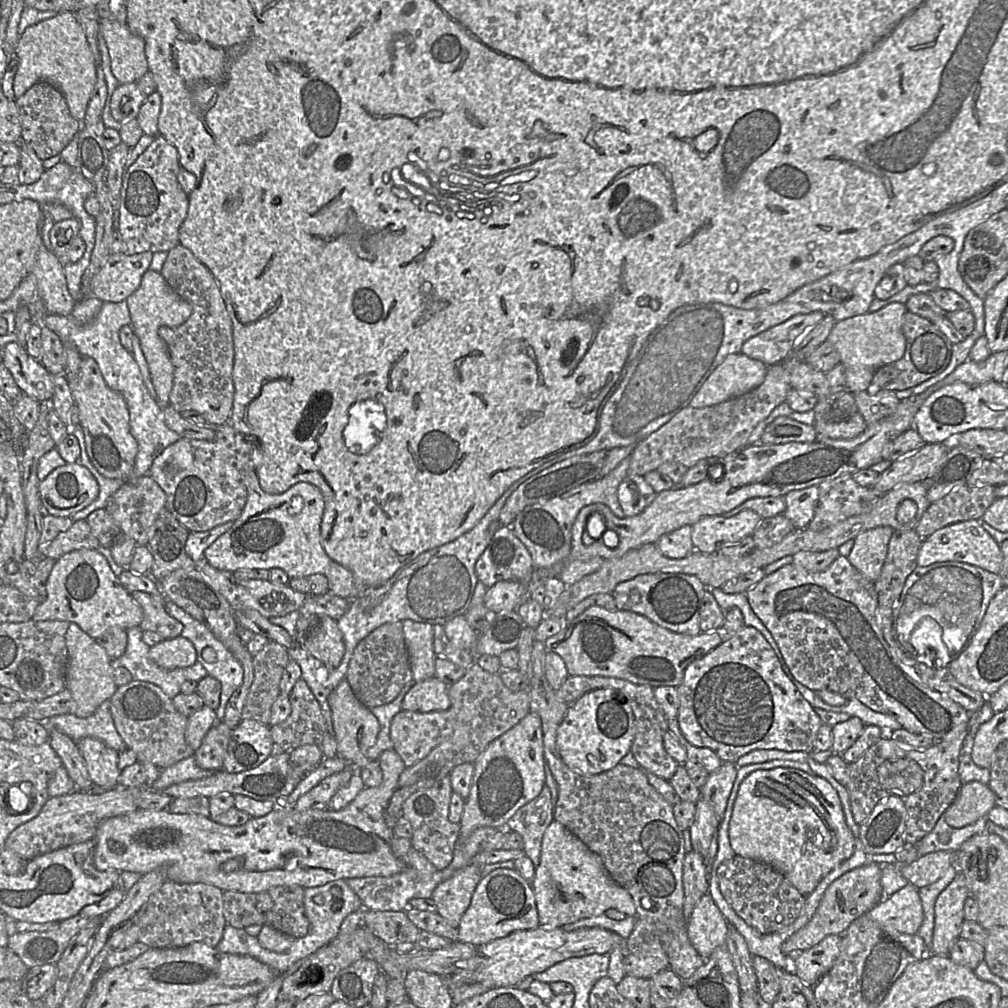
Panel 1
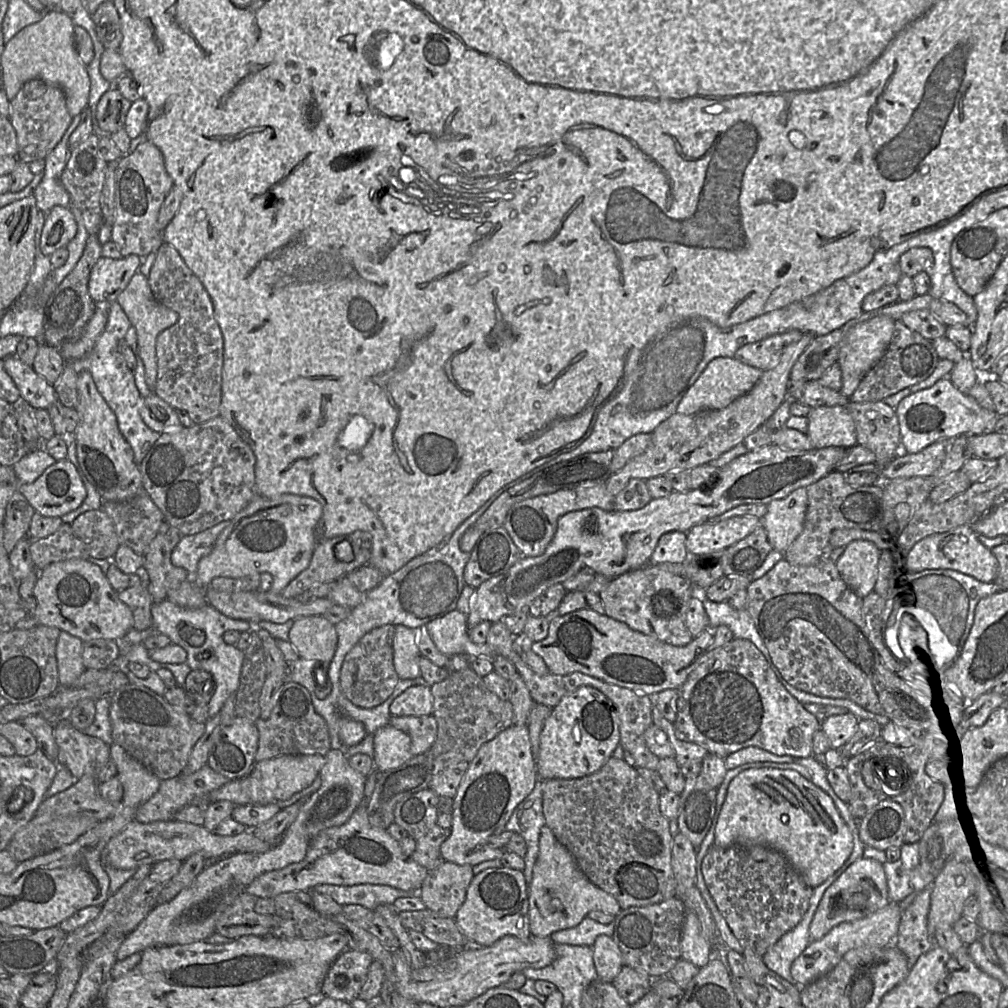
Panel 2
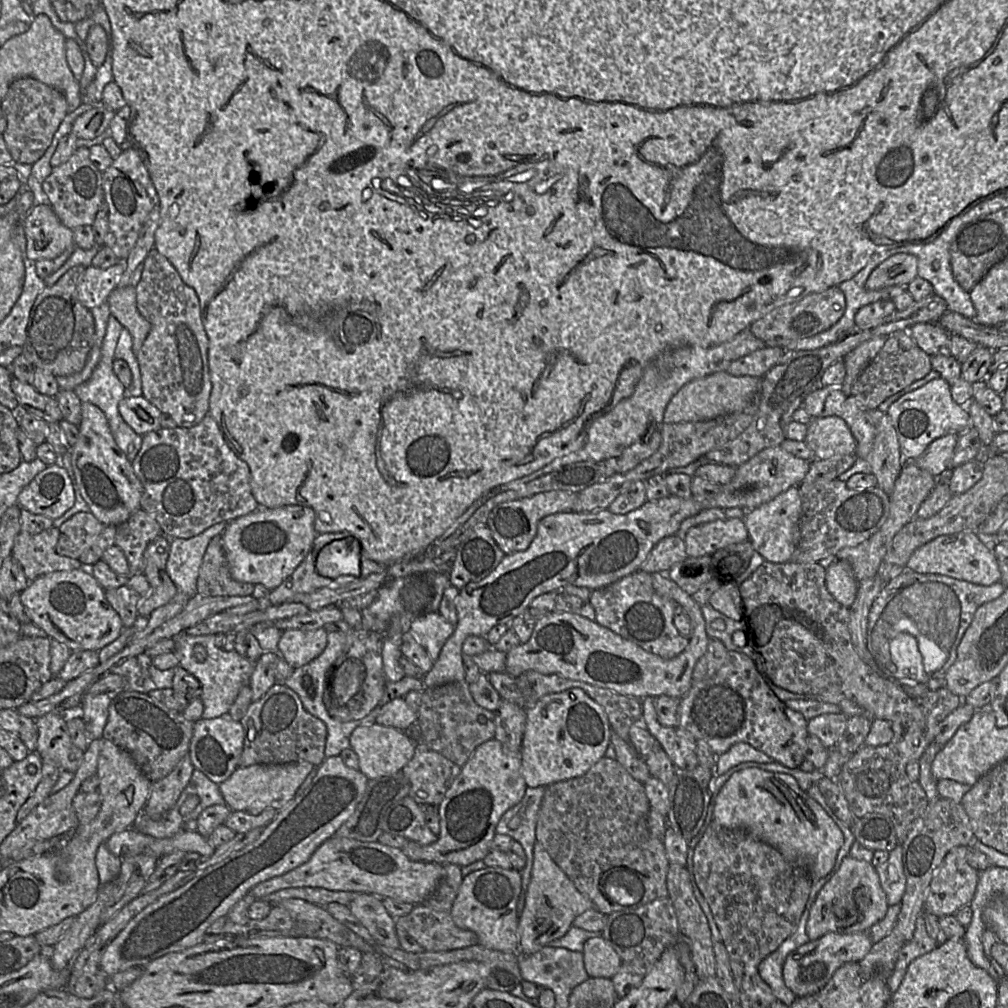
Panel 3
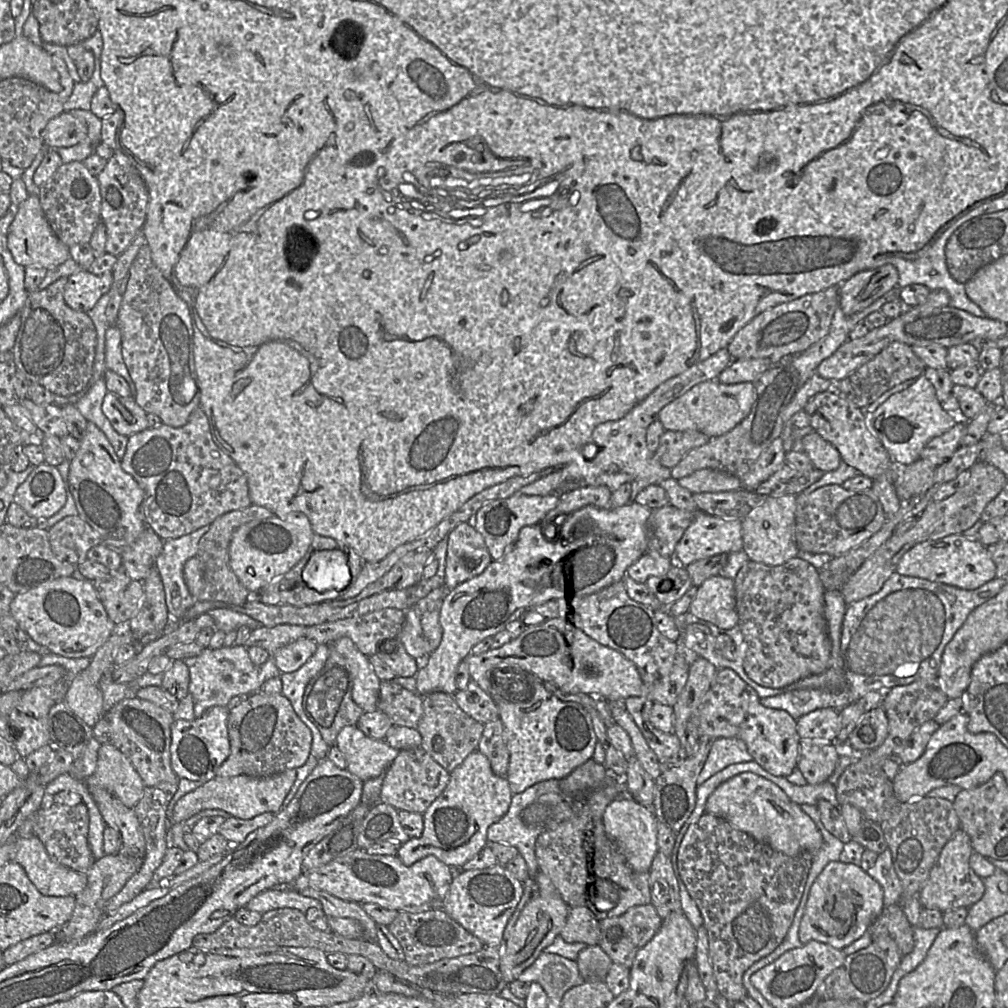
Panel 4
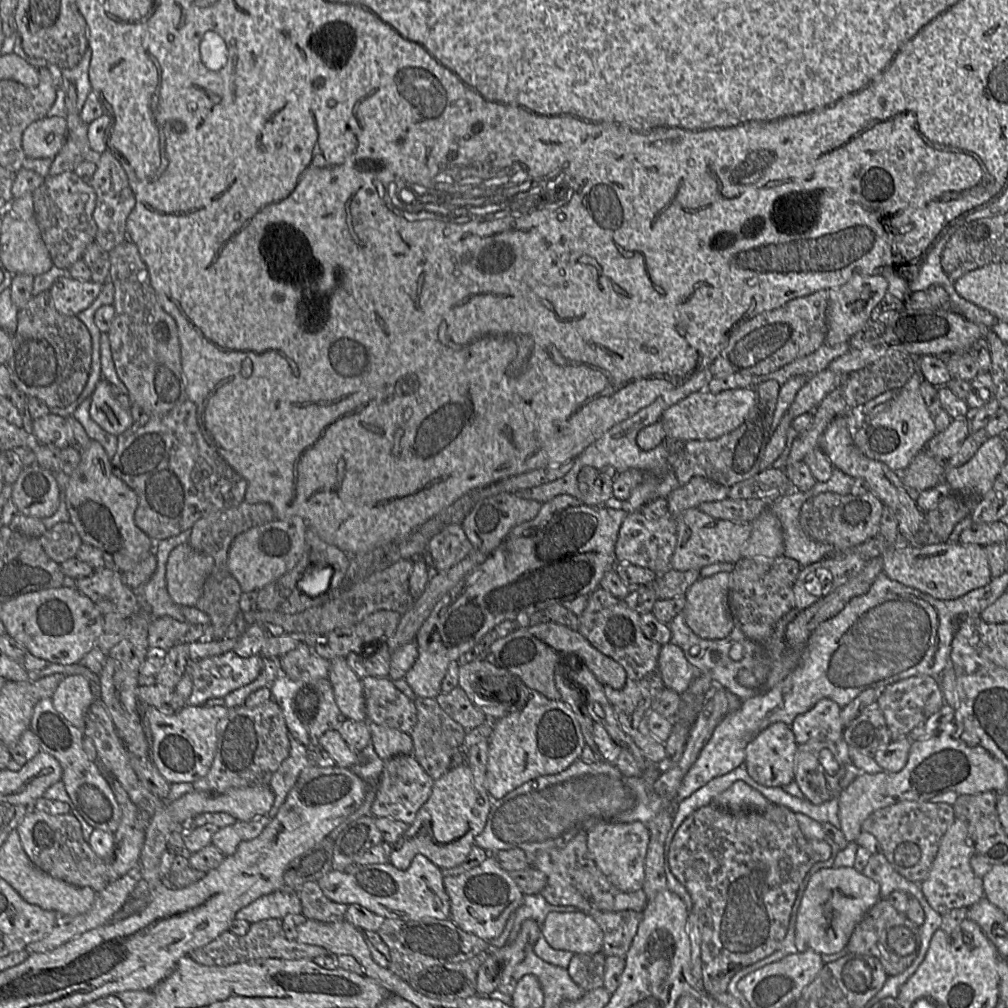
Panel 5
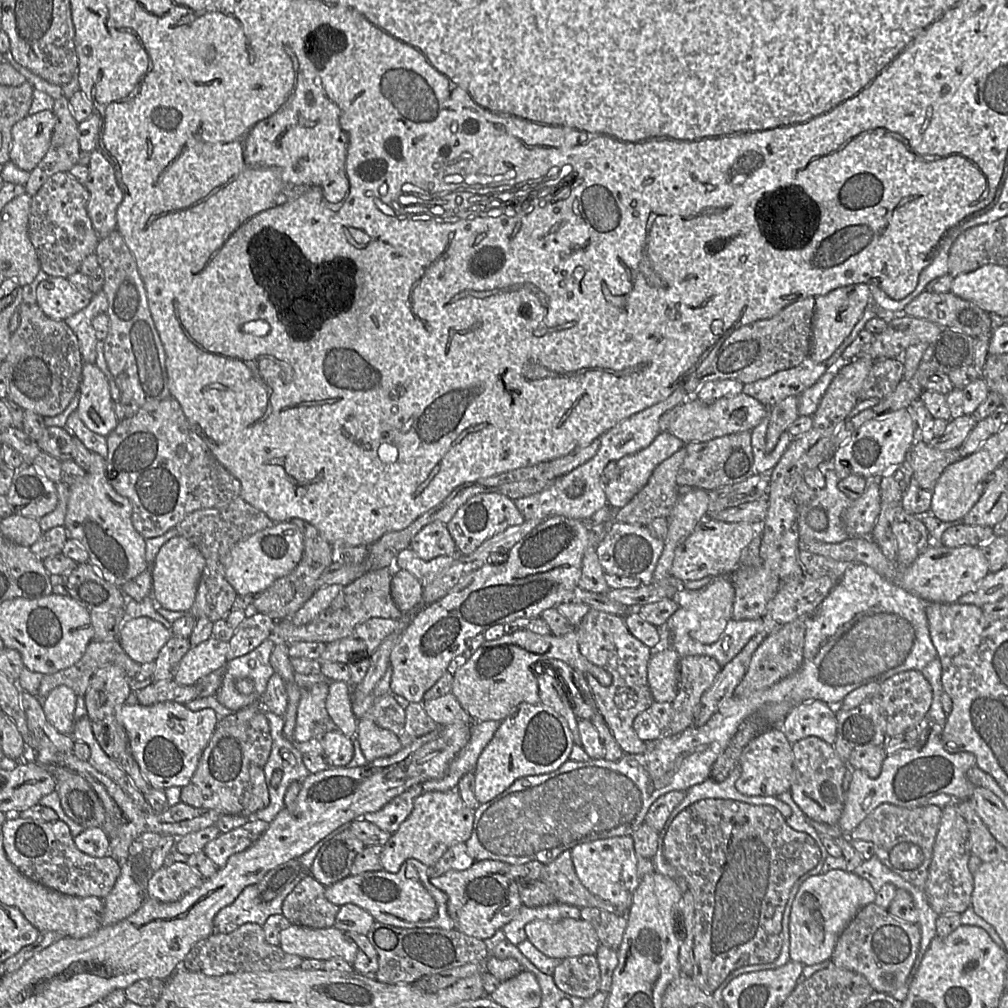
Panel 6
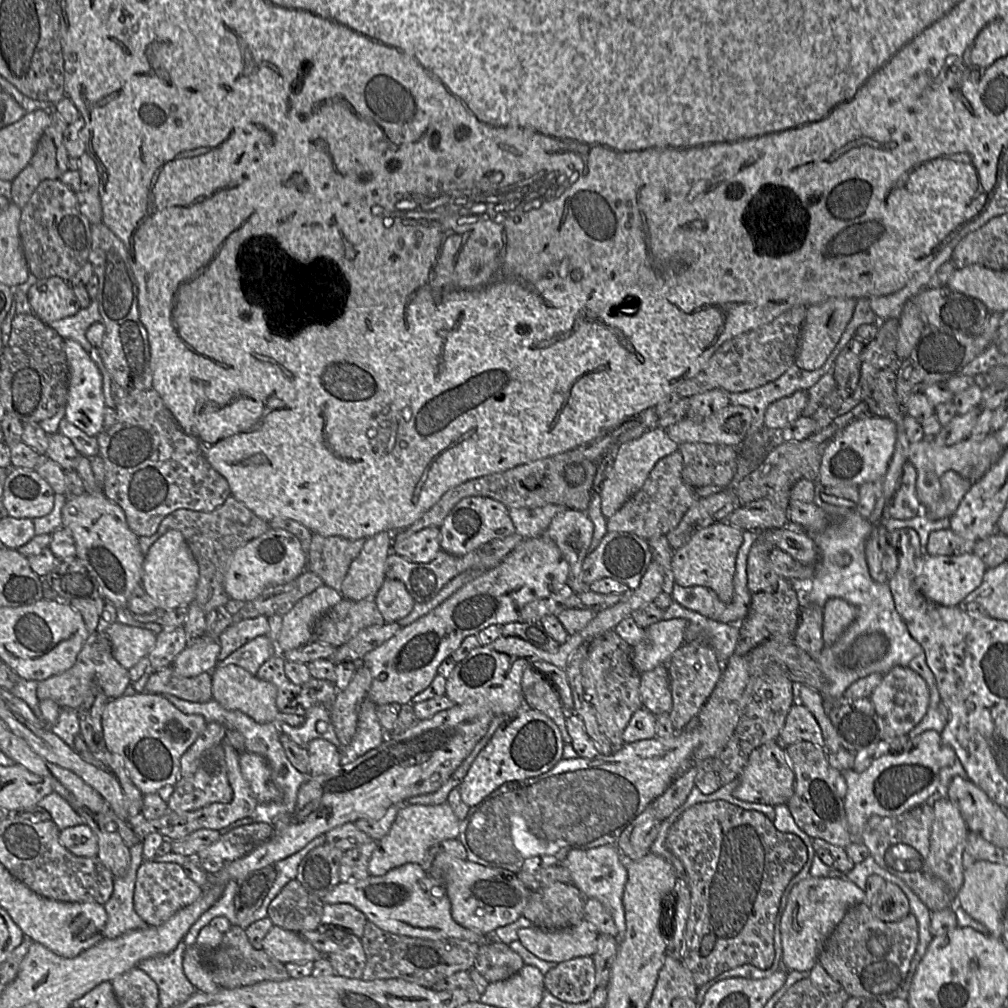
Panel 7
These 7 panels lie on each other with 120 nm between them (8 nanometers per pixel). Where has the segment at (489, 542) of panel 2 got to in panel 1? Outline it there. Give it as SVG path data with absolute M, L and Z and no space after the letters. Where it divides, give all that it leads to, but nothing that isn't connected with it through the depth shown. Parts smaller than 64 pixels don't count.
M501 526L478 558L475 572L478 580L488 588L499 581L529 584L535 566L526 546L510 526Z

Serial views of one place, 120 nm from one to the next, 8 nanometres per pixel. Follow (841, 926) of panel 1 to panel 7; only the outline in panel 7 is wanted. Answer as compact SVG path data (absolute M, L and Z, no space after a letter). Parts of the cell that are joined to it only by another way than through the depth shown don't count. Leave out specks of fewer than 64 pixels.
M808 876L796 884L789 893L780 921L783 964L787 969L810 971L818 962L827 939L847 911L863 903L864 898L864 890L843 877Z

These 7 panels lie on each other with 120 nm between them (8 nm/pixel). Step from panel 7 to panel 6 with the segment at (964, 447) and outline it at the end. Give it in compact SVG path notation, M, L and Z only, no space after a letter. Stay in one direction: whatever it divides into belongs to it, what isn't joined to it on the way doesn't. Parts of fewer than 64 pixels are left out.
M918 437L910 449L913 478L920 488L932 492L945 468L962 458L958 449L940 451L929 445L927 437Z

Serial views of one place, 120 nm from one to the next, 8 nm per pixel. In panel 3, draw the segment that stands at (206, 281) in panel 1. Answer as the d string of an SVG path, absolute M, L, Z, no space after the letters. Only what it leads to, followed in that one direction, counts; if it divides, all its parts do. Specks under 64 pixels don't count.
M155 248L149 251L143 261L143 272L135 289L137 309L151 324L141 349L136 353L142 381L142 396L163 414L169 415L178 427L193 427L209 413L212 390L208 365L209 341L202 321L199 298L195 290L184 283L170 261Z

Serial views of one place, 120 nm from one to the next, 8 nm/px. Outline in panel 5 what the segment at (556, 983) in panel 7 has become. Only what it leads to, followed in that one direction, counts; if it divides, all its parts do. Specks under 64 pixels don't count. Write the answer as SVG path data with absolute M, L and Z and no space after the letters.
M600 952L594 954L574 954L566 968L571 979L584 991L604 985L605 956Z

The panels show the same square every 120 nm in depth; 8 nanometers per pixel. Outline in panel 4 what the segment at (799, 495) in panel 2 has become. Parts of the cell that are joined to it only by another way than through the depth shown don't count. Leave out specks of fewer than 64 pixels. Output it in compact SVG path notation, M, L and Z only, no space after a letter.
M797 495L768 497L743 518L742 550L747 554L750 561L776 566L797 557L799 550L795 540L796 509Z

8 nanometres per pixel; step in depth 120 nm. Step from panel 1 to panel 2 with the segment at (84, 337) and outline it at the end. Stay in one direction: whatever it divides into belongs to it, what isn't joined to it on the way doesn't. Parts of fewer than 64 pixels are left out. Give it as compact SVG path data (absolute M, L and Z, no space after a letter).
M116 301L109 308L107 324L98 338L94 348L84 357L71 362L77 372L88 371L91 373L99 393L103 396L109 407L116 415L121 434L131 445L134 452L134 461L139 465L161 433L150 429L140 415L143 397L136 384L134 371L127 367L126 362L119 352L119 341L124 338L131 323Z

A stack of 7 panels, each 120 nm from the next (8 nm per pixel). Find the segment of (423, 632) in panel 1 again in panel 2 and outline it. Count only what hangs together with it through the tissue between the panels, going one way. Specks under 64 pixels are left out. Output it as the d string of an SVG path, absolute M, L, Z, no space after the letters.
M397 625L395 629L393 663L399 679L420 678L421 671L418 664L421 656L418 647L420 630L404 625Z

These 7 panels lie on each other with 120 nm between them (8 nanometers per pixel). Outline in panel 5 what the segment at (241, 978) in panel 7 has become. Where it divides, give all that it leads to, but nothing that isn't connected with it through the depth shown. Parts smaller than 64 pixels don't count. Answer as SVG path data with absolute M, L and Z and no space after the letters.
M270 918L251 924L248 932L242 936L235 935L229 930L224 931L208 944L191 951L188 956L204 966L227 966L267 958L286 960L314 959L319 955L328 954L327 949L321 946L304 944L295 939L288 939L282 929L281 920Z

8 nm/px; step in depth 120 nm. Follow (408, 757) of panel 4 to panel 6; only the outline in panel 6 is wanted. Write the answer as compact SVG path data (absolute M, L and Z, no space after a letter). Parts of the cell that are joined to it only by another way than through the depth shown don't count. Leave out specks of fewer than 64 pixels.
M422 784L413 785L380 810L366 813L362 818L375 824L381 830L393 834L412 812L415 799L423 793Z

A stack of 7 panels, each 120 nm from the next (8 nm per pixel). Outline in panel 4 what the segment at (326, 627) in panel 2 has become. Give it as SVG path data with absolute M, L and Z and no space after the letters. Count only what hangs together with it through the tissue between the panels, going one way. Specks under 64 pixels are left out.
M301 637L276 650L272 658L281 673L294 672L309 660L317 646L314 640Z

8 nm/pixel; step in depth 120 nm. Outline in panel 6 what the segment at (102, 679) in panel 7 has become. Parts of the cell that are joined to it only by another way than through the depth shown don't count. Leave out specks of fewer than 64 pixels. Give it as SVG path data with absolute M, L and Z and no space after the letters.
M118 639L109 641L92 640L83 656L74 665L52 674L44 675L38 688L38 697L46 697L59 685L71 688L77 696L83 696L88 689L93 674L101 667L117 665L133 681L141 667L122 649Z

